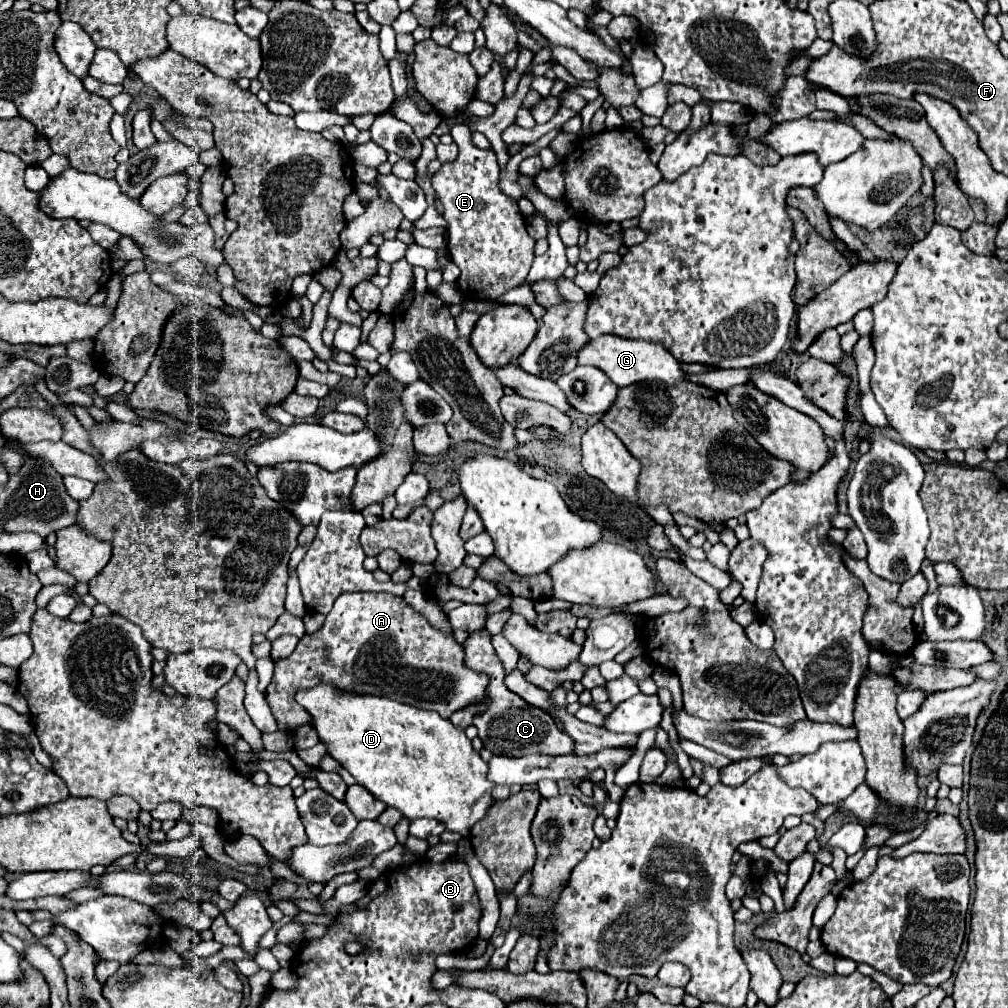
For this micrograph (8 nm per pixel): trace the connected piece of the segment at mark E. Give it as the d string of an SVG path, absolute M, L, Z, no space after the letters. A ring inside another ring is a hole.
M454 124L450 134L460 152L454 162L442 164L432 176L432 188L448 222L450 258L460 268L456 284L466 298L498 300L526 280L536 240L526 230L526 218L520 214L518 202L500 190L500 166L494 150L476 148L471 141L472 132L465 124Z

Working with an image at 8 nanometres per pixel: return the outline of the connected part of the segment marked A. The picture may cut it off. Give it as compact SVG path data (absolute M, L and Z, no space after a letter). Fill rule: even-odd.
M350 592L340 594L334 602L334 608L326 616L326 622L314 634L304 634L296 650L274 664L274 678L266 688L266 702L280 726L282 732L296 732L310 722L310 714L298 706L294 694L298 690L308 690L318 684L332 684L340 692L358 694L358 696L388 696L402 704L410 704L422 710L434 710L442 718L450 718L456 710L462 710L484 698L488 676L476 674L464 666L464 650L454 640L440 630L432 628L424 616L420 616L404 598L386 594L386 592Z

